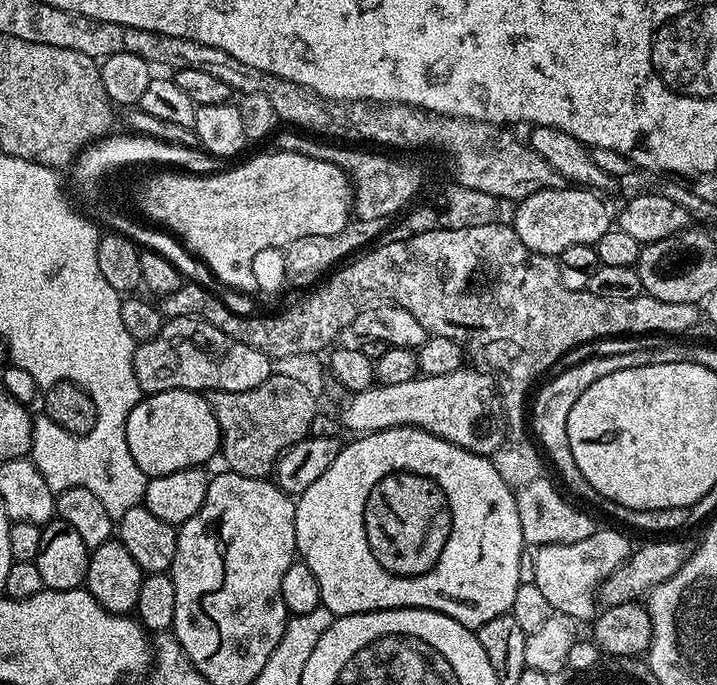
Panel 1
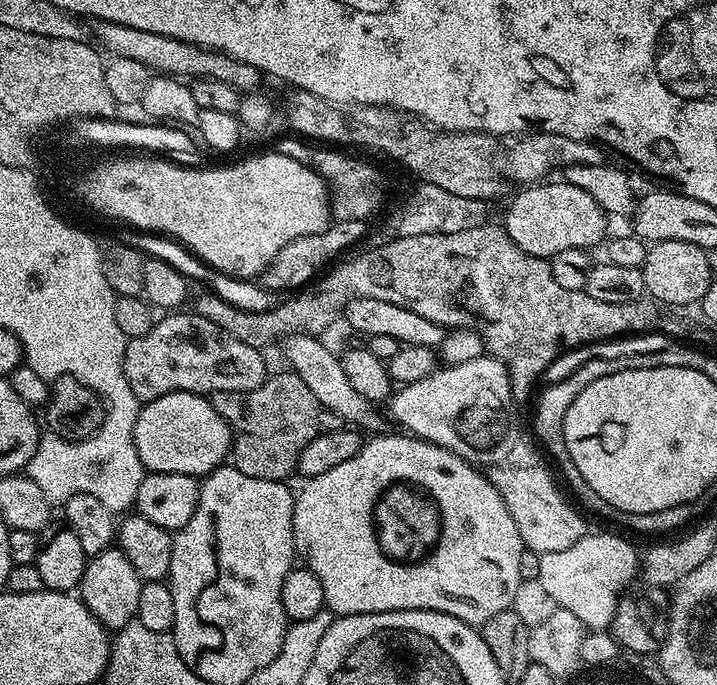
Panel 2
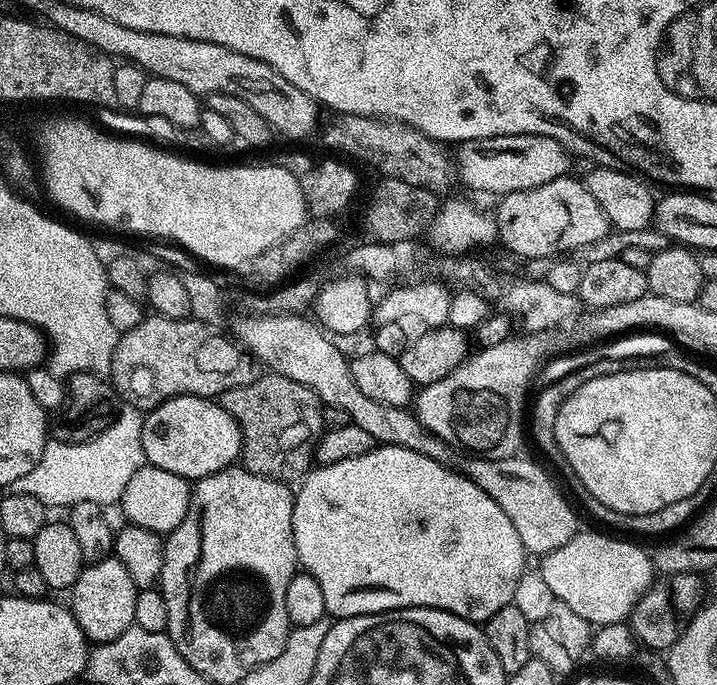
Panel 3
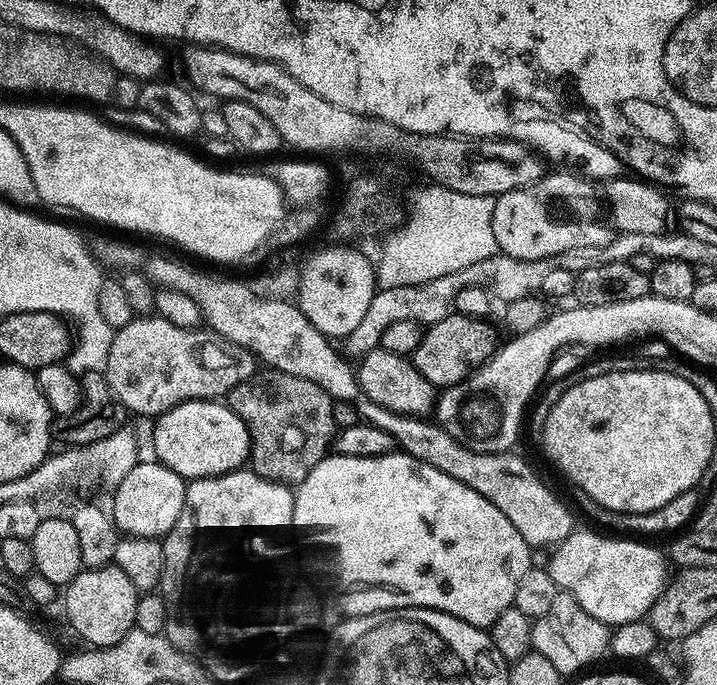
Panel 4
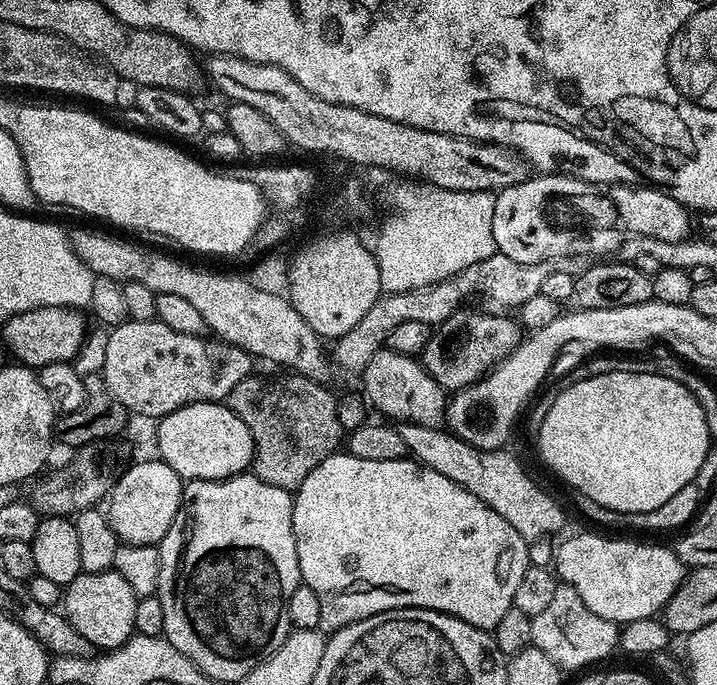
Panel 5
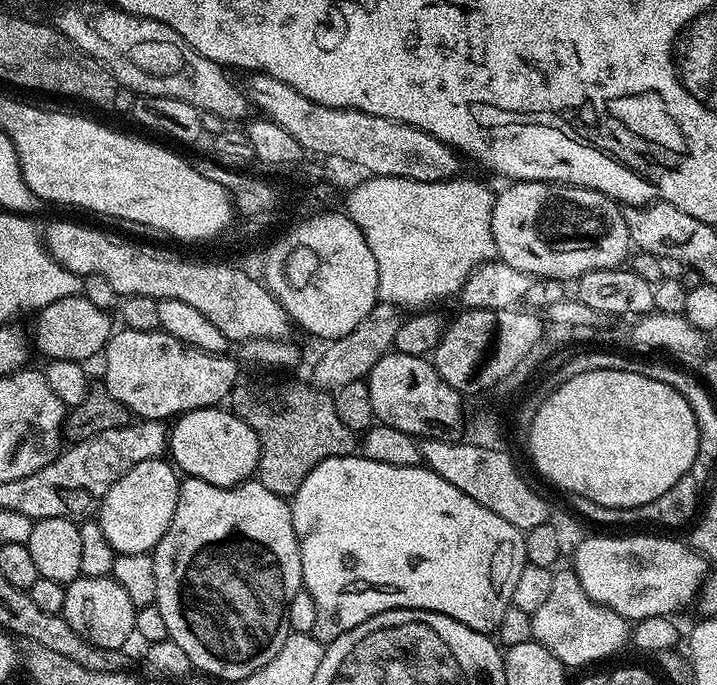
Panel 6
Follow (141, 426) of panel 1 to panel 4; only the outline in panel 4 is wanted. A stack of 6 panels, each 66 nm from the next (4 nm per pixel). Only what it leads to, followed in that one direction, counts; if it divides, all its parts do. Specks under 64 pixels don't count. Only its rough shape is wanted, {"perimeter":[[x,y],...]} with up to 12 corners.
{"perimeter":[[227,403],[155,417],[155,459],[185,478],[245,467],[250,438]]}

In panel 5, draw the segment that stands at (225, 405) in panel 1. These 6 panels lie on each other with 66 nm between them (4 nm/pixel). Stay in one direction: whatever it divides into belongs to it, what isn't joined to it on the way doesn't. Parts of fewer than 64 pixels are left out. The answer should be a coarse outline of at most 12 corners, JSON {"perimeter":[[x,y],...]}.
{"perimeter":[[295,374],[247,376],[226,407],[251,471],[295,493],[345,439],[337,397]]}

